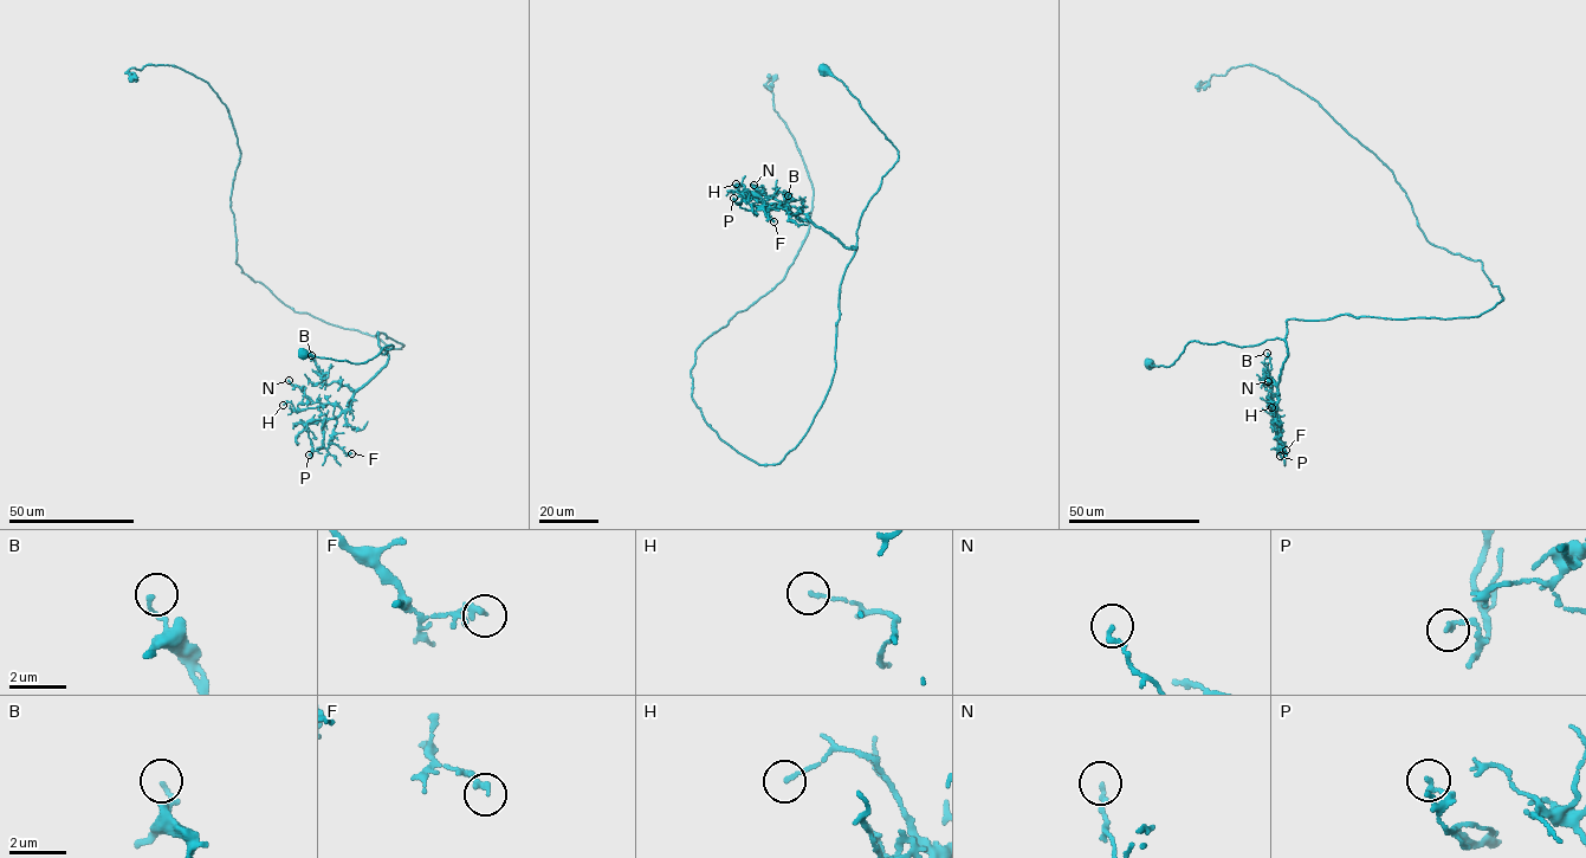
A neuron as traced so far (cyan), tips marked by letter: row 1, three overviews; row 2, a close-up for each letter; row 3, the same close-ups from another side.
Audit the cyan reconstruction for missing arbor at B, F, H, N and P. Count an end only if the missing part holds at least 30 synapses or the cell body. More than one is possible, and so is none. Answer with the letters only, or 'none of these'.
none of these

